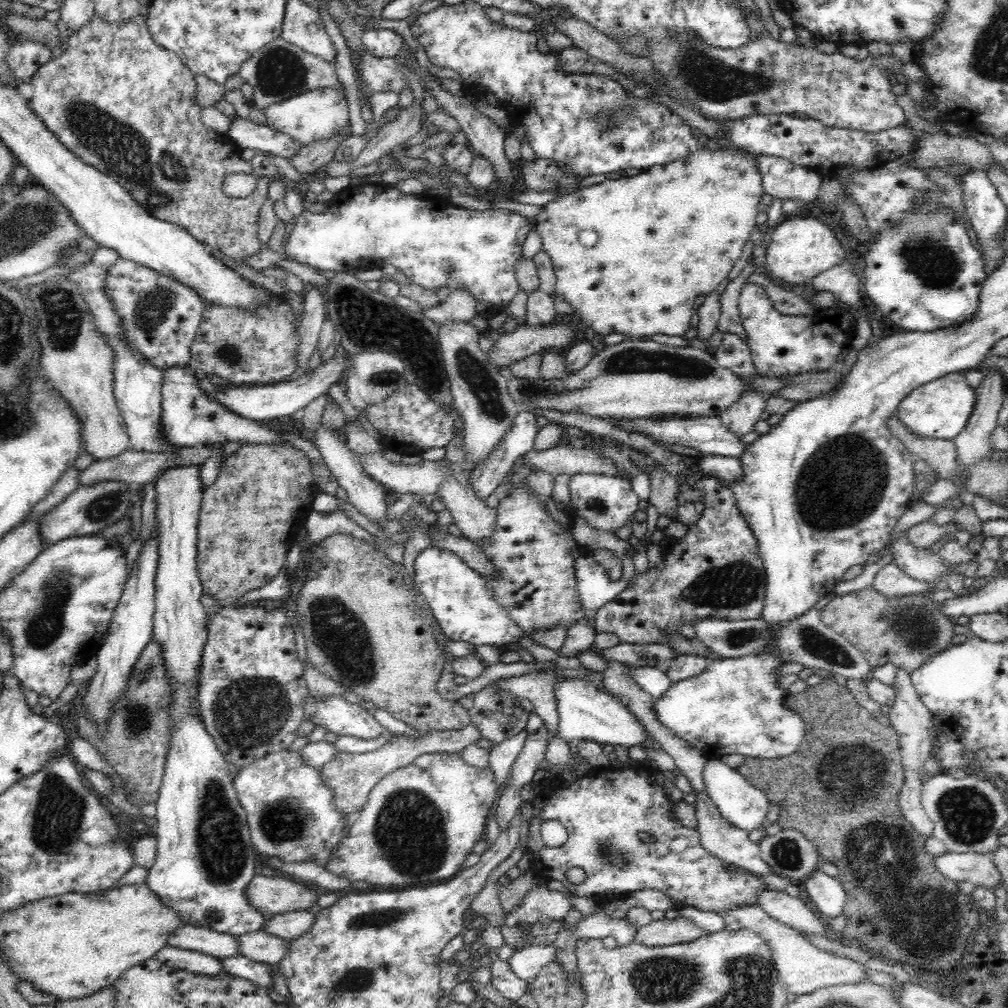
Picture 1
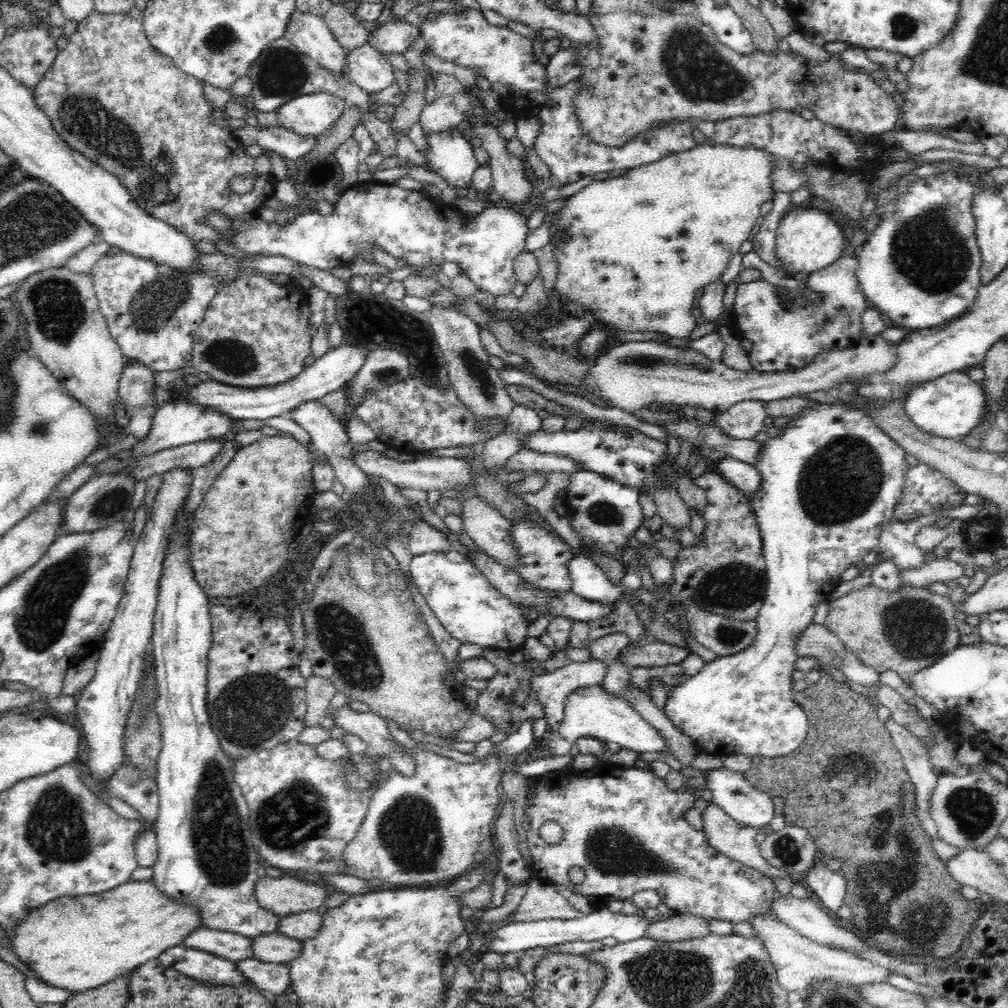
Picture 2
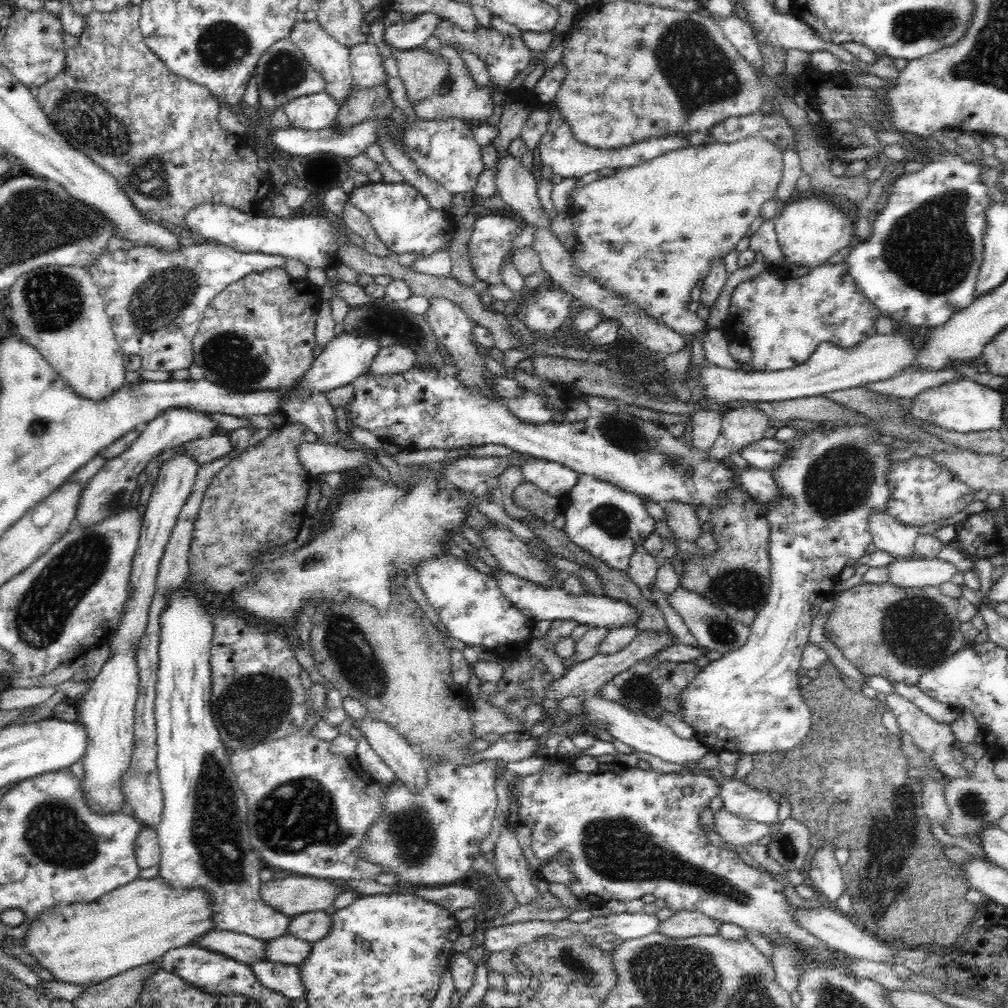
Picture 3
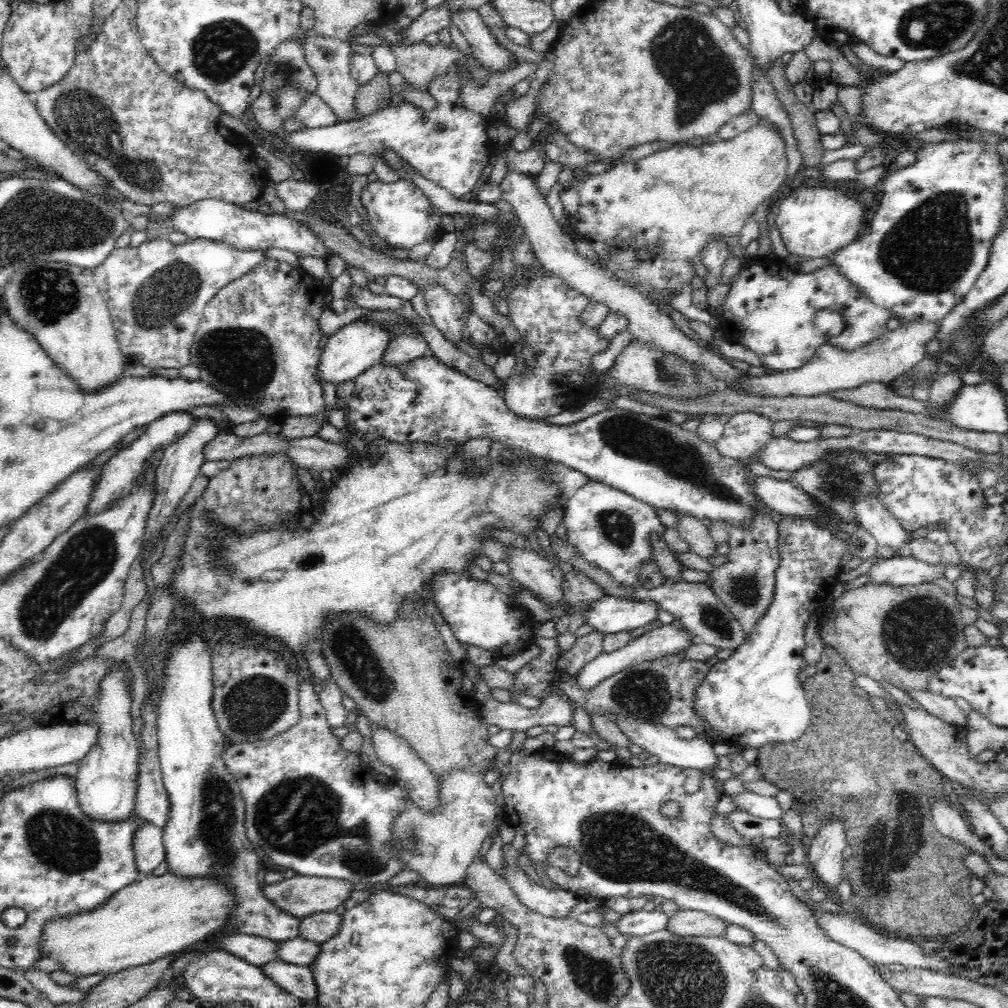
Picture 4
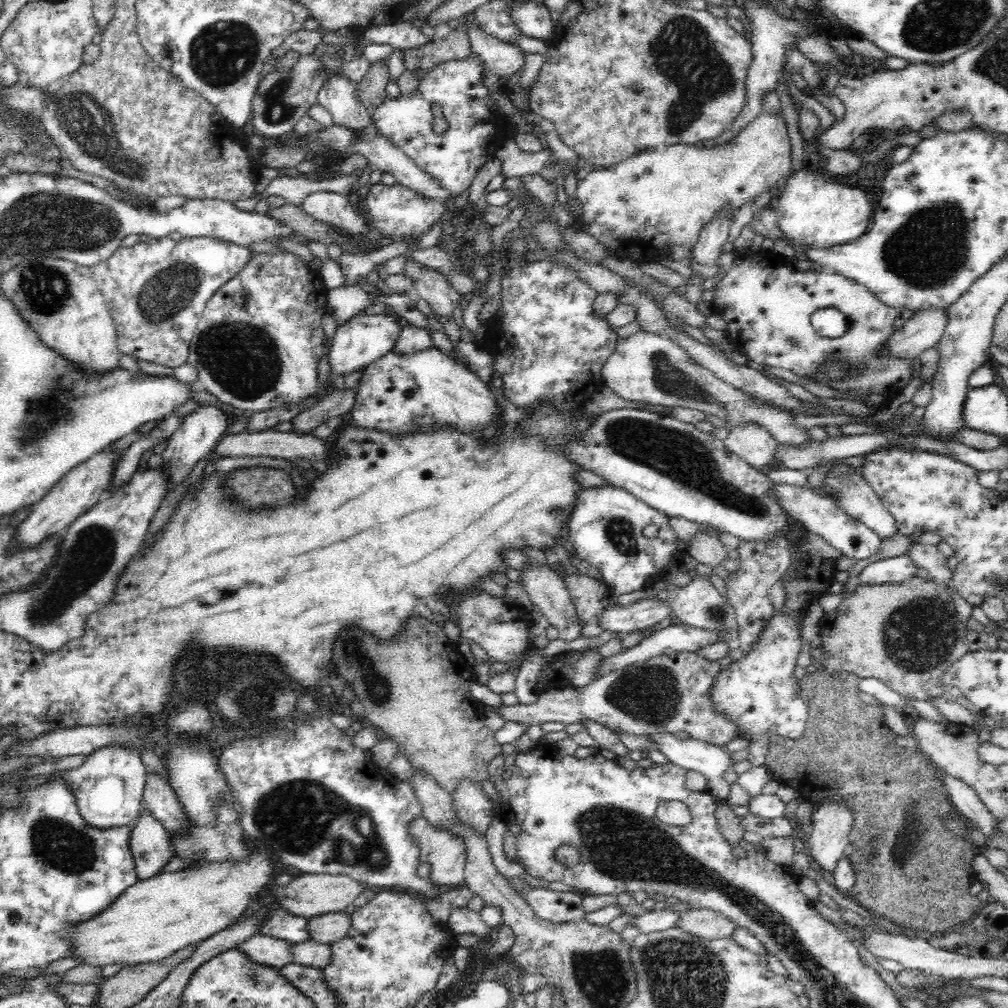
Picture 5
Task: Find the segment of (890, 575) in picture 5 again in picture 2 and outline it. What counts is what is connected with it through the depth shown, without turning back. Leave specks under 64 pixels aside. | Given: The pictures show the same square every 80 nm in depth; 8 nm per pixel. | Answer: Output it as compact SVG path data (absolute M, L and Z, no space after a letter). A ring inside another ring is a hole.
M933 560L920 568L912 570L900 570L900 578L905 584L911 584L915 588L934 582L945 583L949 580L958 579L964 566L952 560Z

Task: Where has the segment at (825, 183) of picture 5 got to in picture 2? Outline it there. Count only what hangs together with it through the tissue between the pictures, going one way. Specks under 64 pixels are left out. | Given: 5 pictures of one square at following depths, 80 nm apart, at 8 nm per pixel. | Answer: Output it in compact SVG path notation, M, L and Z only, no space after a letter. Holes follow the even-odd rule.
M790 208L776 228L776 259L787 276L812 274L836 262L844 254L844 234L826 212L818 209Z

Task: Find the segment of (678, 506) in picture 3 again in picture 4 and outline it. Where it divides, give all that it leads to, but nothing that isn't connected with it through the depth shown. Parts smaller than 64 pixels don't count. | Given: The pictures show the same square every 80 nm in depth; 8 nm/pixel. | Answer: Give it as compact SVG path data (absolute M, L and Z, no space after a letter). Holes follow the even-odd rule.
M681 512L674 513L677 519L676 530L687 544L689 544L690 550L696 552L702 558L717 561L717 555L714 553L715 542L710 537L709 528L696 519L696 516L682 514Z

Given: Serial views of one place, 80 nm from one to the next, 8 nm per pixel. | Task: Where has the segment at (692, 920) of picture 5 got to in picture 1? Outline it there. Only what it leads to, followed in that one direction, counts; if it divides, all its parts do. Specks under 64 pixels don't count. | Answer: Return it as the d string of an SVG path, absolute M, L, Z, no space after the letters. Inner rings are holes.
M683 917L676 920L652 920L641 926L633 937L634 944L647 948L662 948L674 944L686 944L701 938L705 933L700 927Z

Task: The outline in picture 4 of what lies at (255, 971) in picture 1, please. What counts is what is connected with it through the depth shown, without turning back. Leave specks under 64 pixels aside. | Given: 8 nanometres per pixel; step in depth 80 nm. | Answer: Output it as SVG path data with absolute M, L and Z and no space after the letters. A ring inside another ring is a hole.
M272 960L268 964L260 967L260 971L276 983L280 989L296 996L302 1001L316 1002L316 987L314 987L314 977L310 967L292 963L287 963L282 960Z

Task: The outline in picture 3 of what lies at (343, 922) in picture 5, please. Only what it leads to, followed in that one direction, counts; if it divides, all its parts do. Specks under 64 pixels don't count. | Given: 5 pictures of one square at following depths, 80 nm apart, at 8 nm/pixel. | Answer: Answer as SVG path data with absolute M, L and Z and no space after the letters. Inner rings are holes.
M324 911L301 913L289 918L287 935L312 943L328 934L329 925L330 918Z

